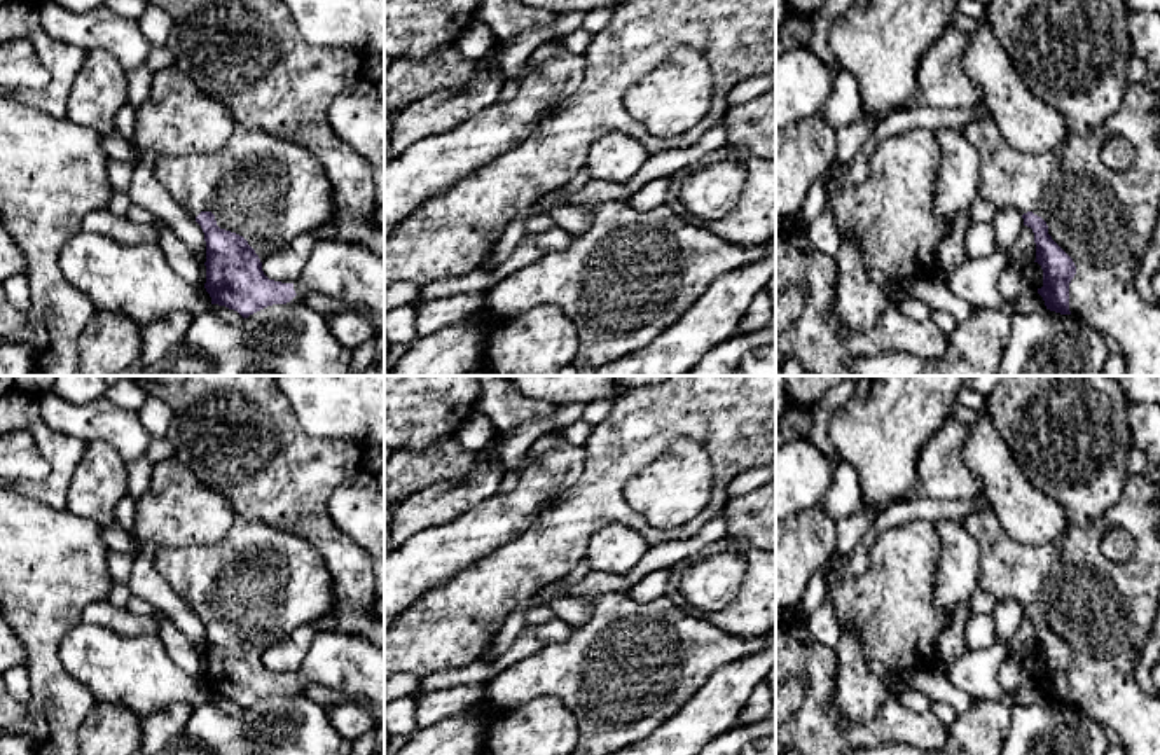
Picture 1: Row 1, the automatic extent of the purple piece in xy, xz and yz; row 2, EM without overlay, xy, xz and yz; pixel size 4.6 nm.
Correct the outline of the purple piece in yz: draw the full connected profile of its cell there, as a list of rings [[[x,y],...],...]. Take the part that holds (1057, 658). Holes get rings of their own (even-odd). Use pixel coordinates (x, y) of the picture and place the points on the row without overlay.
[[[1144,474],[1127,475],[1120,500],[1097,524],[1069,526],[1067,531],[1043,545],[1015,542],[999,524],[991,507],[961,519],[964,530],[980,549],[978,589],[998,601],[1013,599],[1022,605],[1036,634],[1036,652],[1043,661],[1038,685],[1046,701],[1073,706],[1104,729],[1113,729],[1125,755],[1160,755],[1160,696],[1151,696],[1136,680],[1136,657],[1144,650],[1160,606],[1160,484]],[[1108,528],[1123,528],[1136,540],[1136,552],[1127,563],[1113,563],[1101,551]]]

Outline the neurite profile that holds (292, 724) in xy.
[[[295,687],[290,694],[267,697],[238,717],[222,713],[211,703],[197,706],[173,745],[155,755],[349,755],[351,745],[334,727],[328,710]]]

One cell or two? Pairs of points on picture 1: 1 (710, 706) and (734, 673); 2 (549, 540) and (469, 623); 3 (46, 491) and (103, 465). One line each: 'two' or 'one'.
1: one
2: one
3: two

